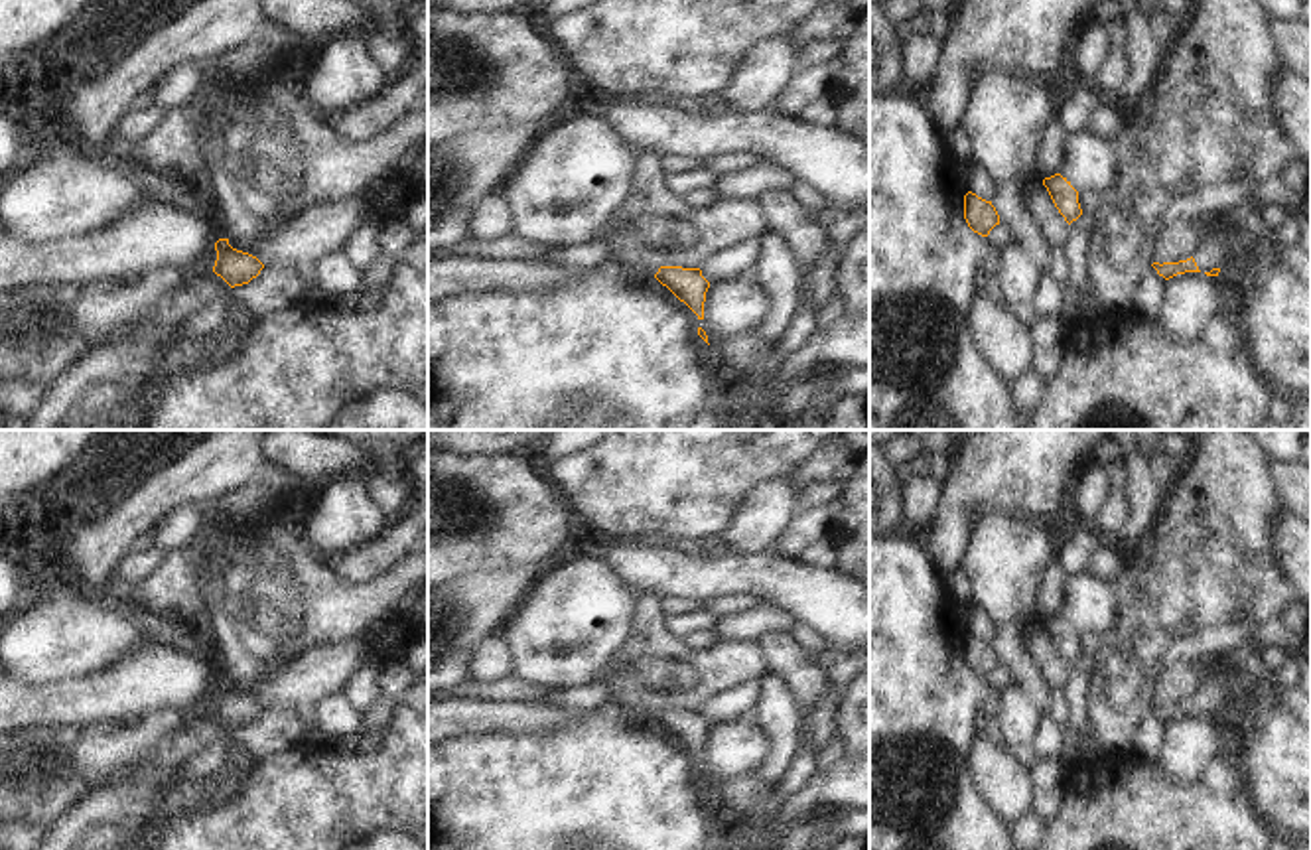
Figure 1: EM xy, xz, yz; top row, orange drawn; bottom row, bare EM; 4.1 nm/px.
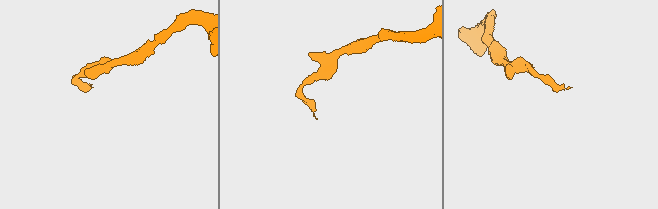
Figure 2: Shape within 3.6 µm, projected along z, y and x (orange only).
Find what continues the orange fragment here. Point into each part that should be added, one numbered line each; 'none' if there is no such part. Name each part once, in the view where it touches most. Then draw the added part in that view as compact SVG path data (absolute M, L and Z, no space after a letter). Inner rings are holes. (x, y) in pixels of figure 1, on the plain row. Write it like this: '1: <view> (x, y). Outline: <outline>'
none.

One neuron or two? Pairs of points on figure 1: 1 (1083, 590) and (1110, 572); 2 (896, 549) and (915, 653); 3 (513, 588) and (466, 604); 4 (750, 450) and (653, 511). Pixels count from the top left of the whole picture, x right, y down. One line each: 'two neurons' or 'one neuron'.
1: two neurons
2: one neuron
3: one neuron
4: one neuron

